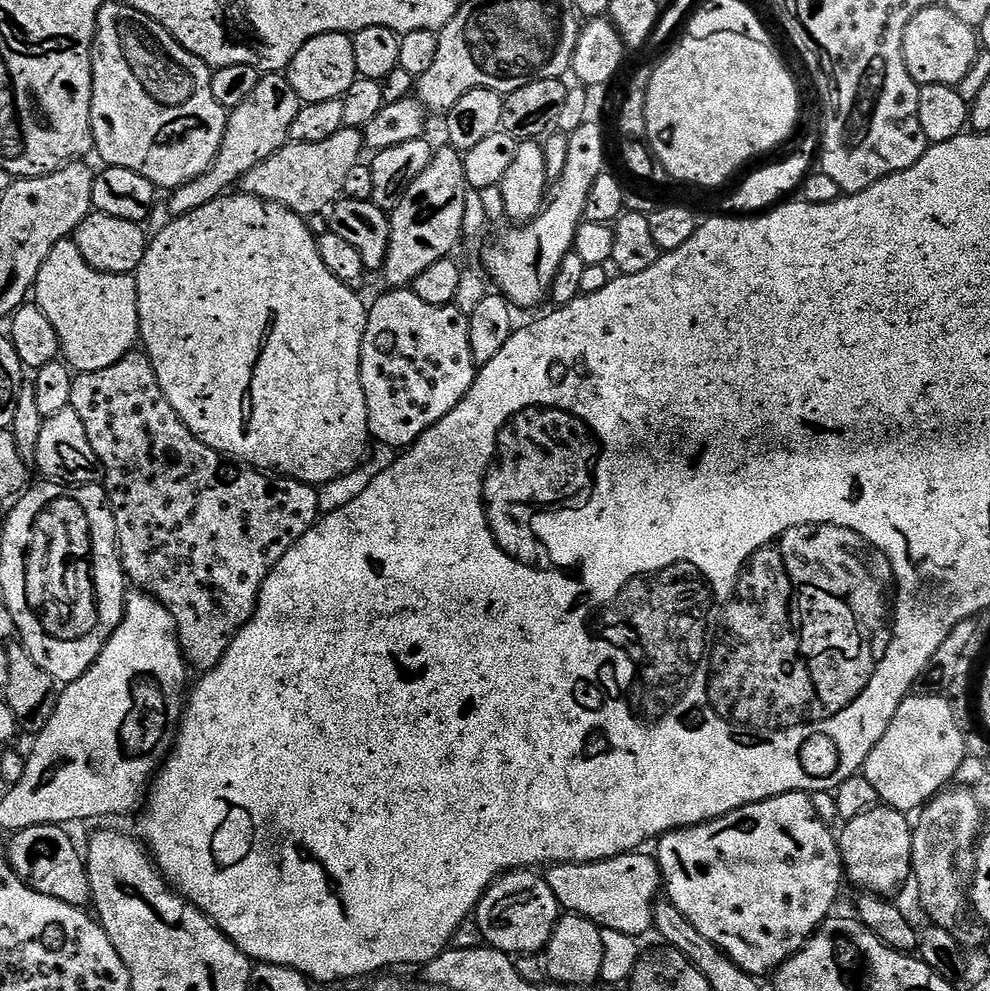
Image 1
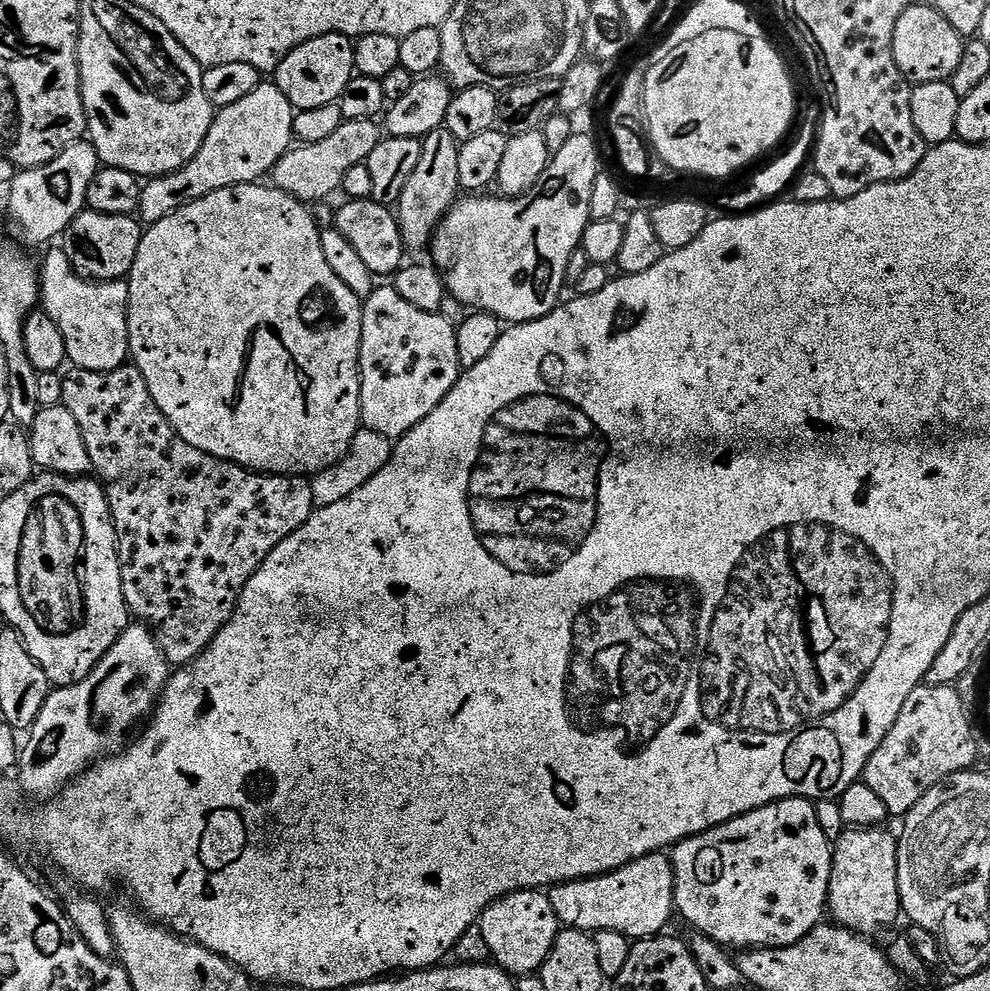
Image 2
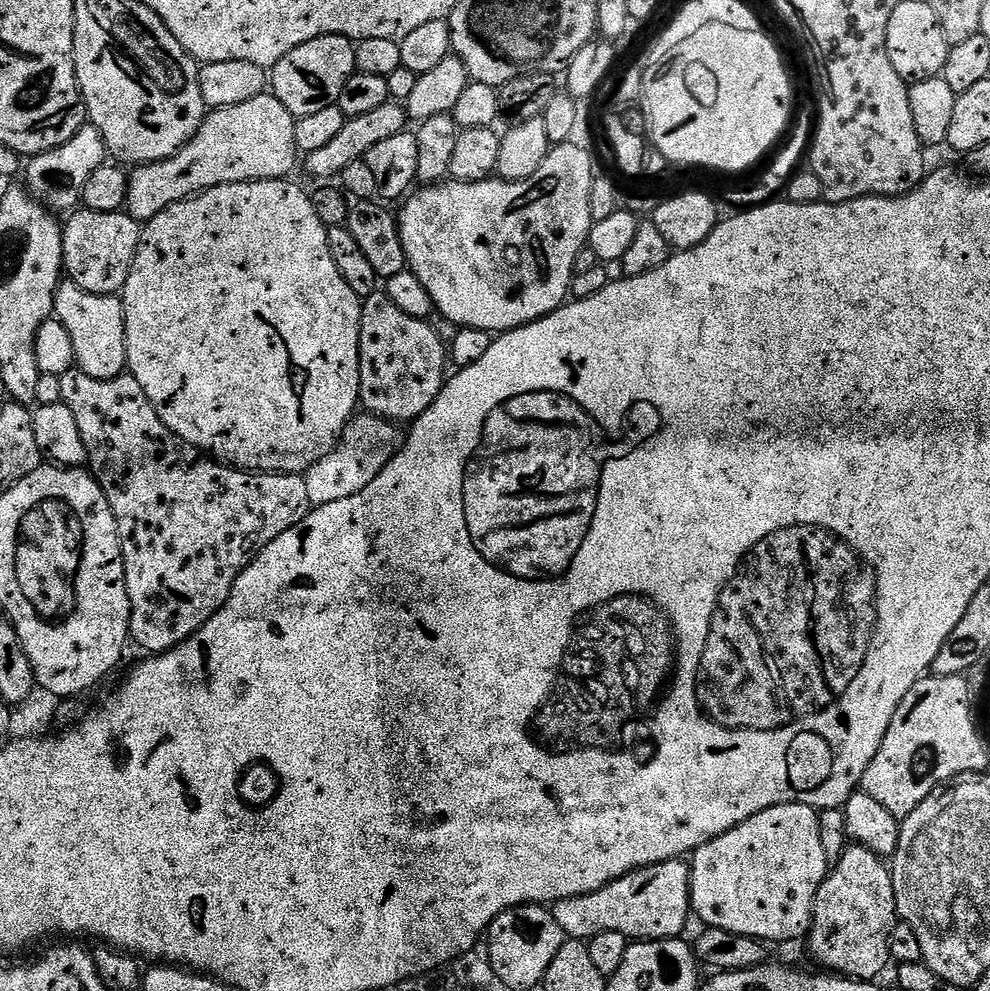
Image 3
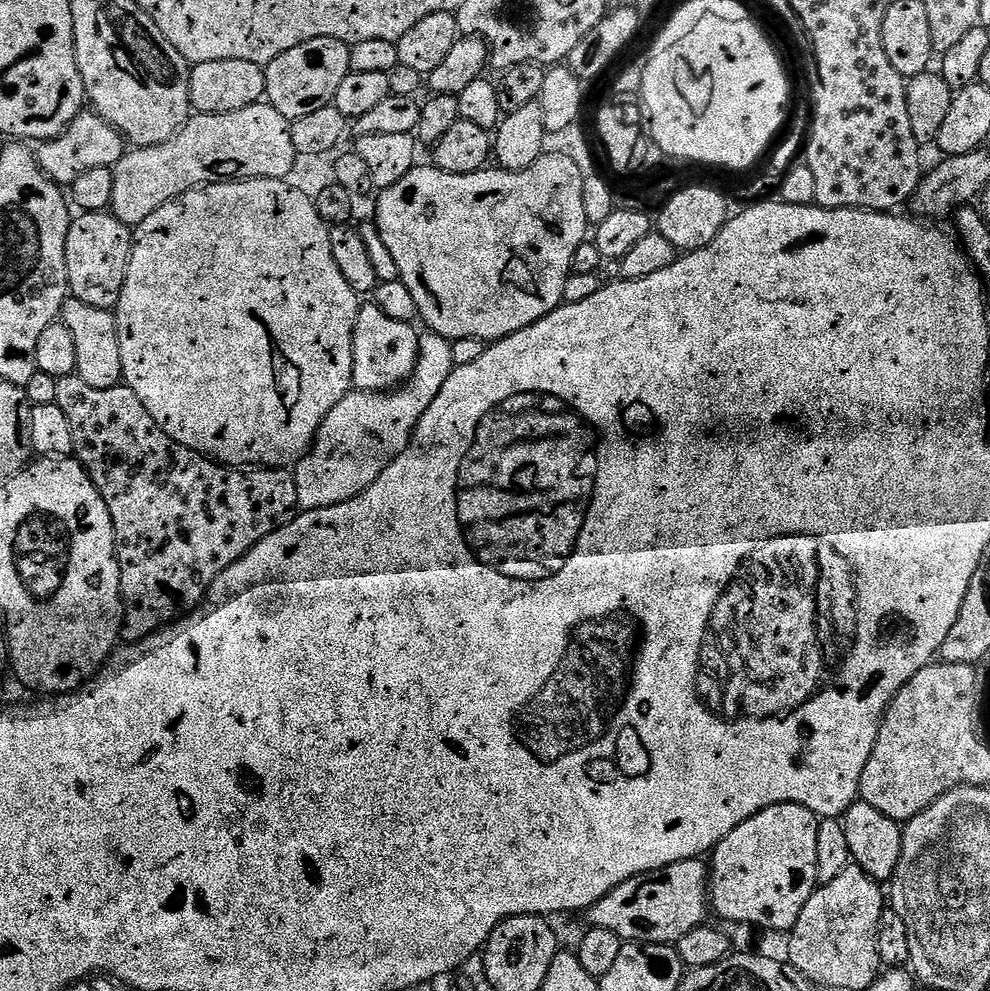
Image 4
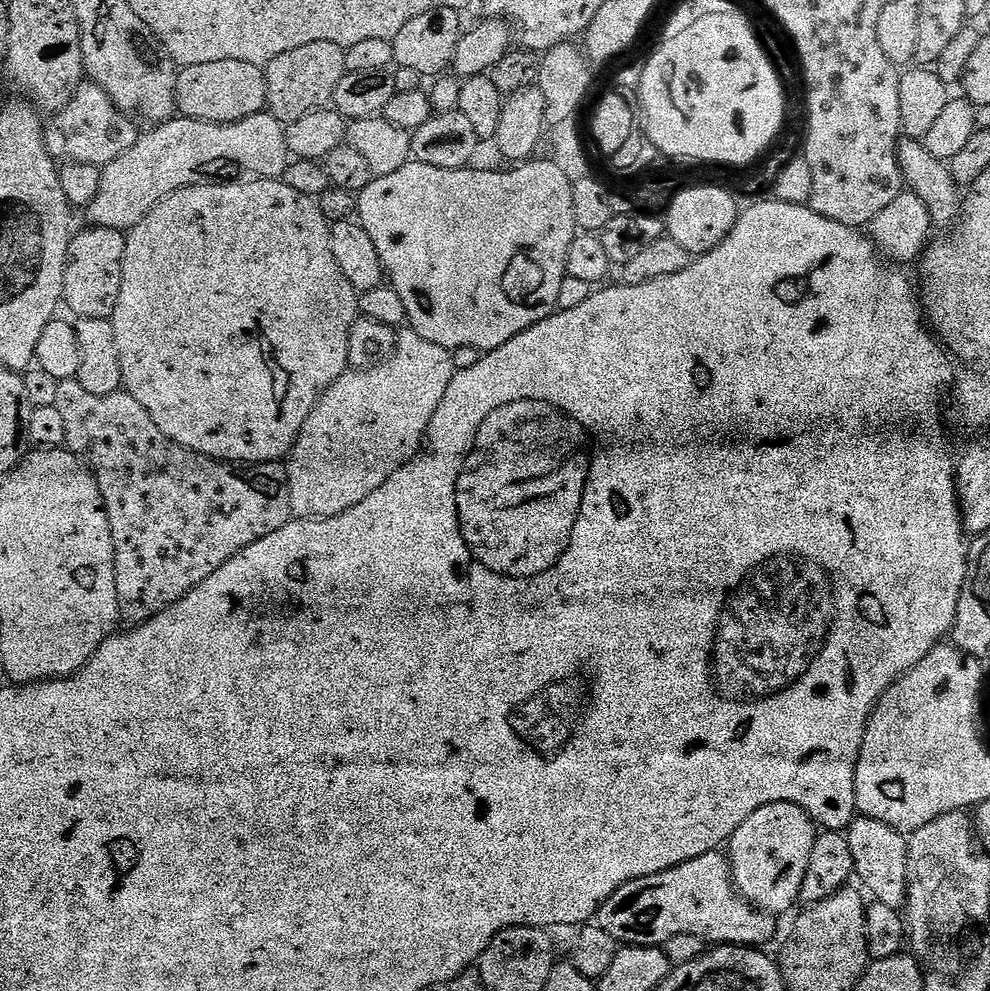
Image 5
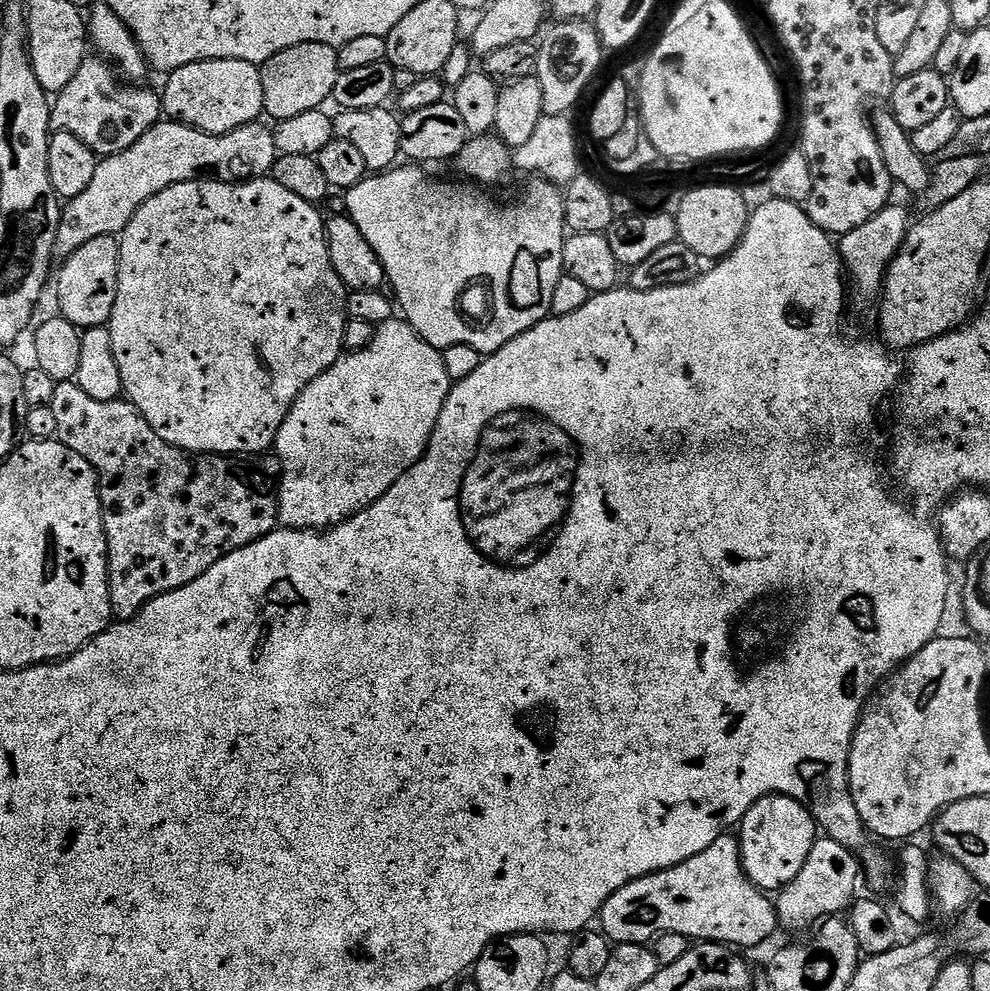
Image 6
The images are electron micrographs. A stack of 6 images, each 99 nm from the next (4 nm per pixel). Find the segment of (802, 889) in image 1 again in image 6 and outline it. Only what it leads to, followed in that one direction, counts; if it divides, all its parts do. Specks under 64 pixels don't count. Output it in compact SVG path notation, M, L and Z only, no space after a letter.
M764 796L744 815L738 825L740 857L744 863L744 873L751 878L765 893L776 894L785 888L798 870L806 866L810 850L816 845L818 829L816 819L807 808L789 796Z

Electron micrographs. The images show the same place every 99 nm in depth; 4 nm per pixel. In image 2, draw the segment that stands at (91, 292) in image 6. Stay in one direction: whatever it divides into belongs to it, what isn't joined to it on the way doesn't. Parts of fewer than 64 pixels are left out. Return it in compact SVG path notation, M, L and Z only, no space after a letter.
M85 210L64 231L62 247L83 280L124 280L138 254L142 224L135 215L119 216Z

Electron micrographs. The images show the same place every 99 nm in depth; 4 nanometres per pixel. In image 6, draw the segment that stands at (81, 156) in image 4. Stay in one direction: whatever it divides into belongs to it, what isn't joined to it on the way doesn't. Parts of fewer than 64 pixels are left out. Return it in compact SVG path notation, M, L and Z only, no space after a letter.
M89 58L82 62L78 74L74 74L70 86L66 86L61 92L55 93L52 105L52 132L65 132L74 134L74 138L82 138L90 150L96 152L97 157L113 156L138 142L146 130L150 130L162 120L162 100L156 96L148 86L129 86L122 82L111 64L103 58Z

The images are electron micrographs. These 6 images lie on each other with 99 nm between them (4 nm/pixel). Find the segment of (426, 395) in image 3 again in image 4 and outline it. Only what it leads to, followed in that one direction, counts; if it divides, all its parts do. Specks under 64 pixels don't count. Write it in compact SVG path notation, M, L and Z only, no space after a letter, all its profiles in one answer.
M368 302L361 307L354 326L354 366L352 367L353 389L362 392L386 392L395 389L412 375L412 367L420 353L420 338L412 324L394 322L382 314L375 302Z

